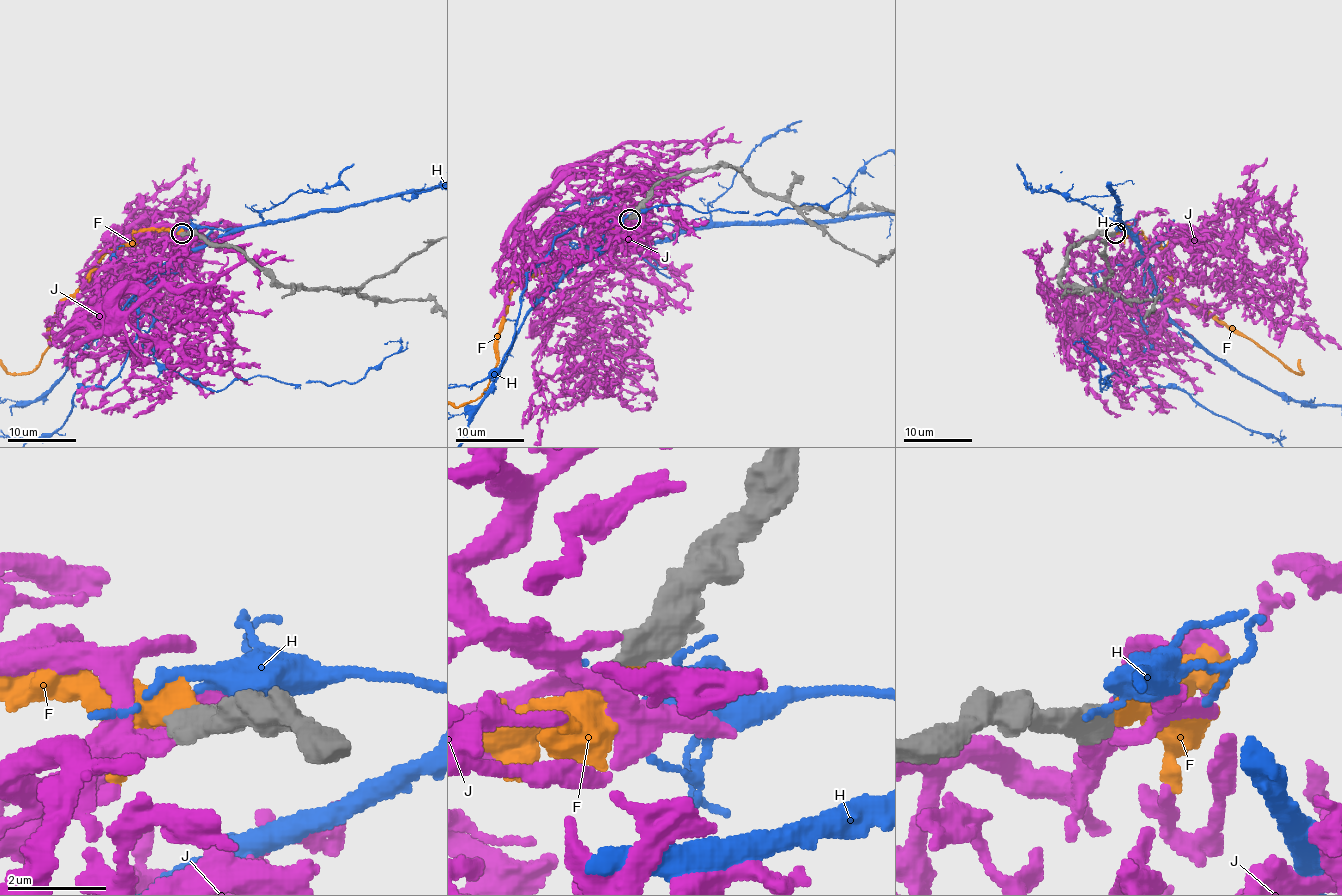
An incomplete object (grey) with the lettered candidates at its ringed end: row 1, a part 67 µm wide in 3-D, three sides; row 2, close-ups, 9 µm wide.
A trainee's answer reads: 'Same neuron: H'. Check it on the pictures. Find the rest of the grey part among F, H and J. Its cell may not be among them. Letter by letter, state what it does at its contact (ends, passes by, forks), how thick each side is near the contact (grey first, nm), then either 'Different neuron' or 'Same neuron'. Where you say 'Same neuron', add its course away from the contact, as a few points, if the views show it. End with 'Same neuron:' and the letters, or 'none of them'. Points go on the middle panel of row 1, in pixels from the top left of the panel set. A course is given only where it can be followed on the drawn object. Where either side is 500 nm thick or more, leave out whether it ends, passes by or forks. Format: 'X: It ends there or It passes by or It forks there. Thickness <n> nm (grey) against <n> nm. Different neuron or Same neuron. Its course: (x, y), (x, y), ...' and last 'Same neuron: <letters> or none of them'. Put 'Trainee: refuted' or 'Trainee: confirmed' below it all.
F: Thickness 550 nm (grey) against 550 nm. Same neuron
H: Thickness 650 nm (grey) against 280 nm. Different neuron
J: Thickness 550 nm (grey) against 320 nm. Different neuron
Same neuron: F
Trainee: refuted

